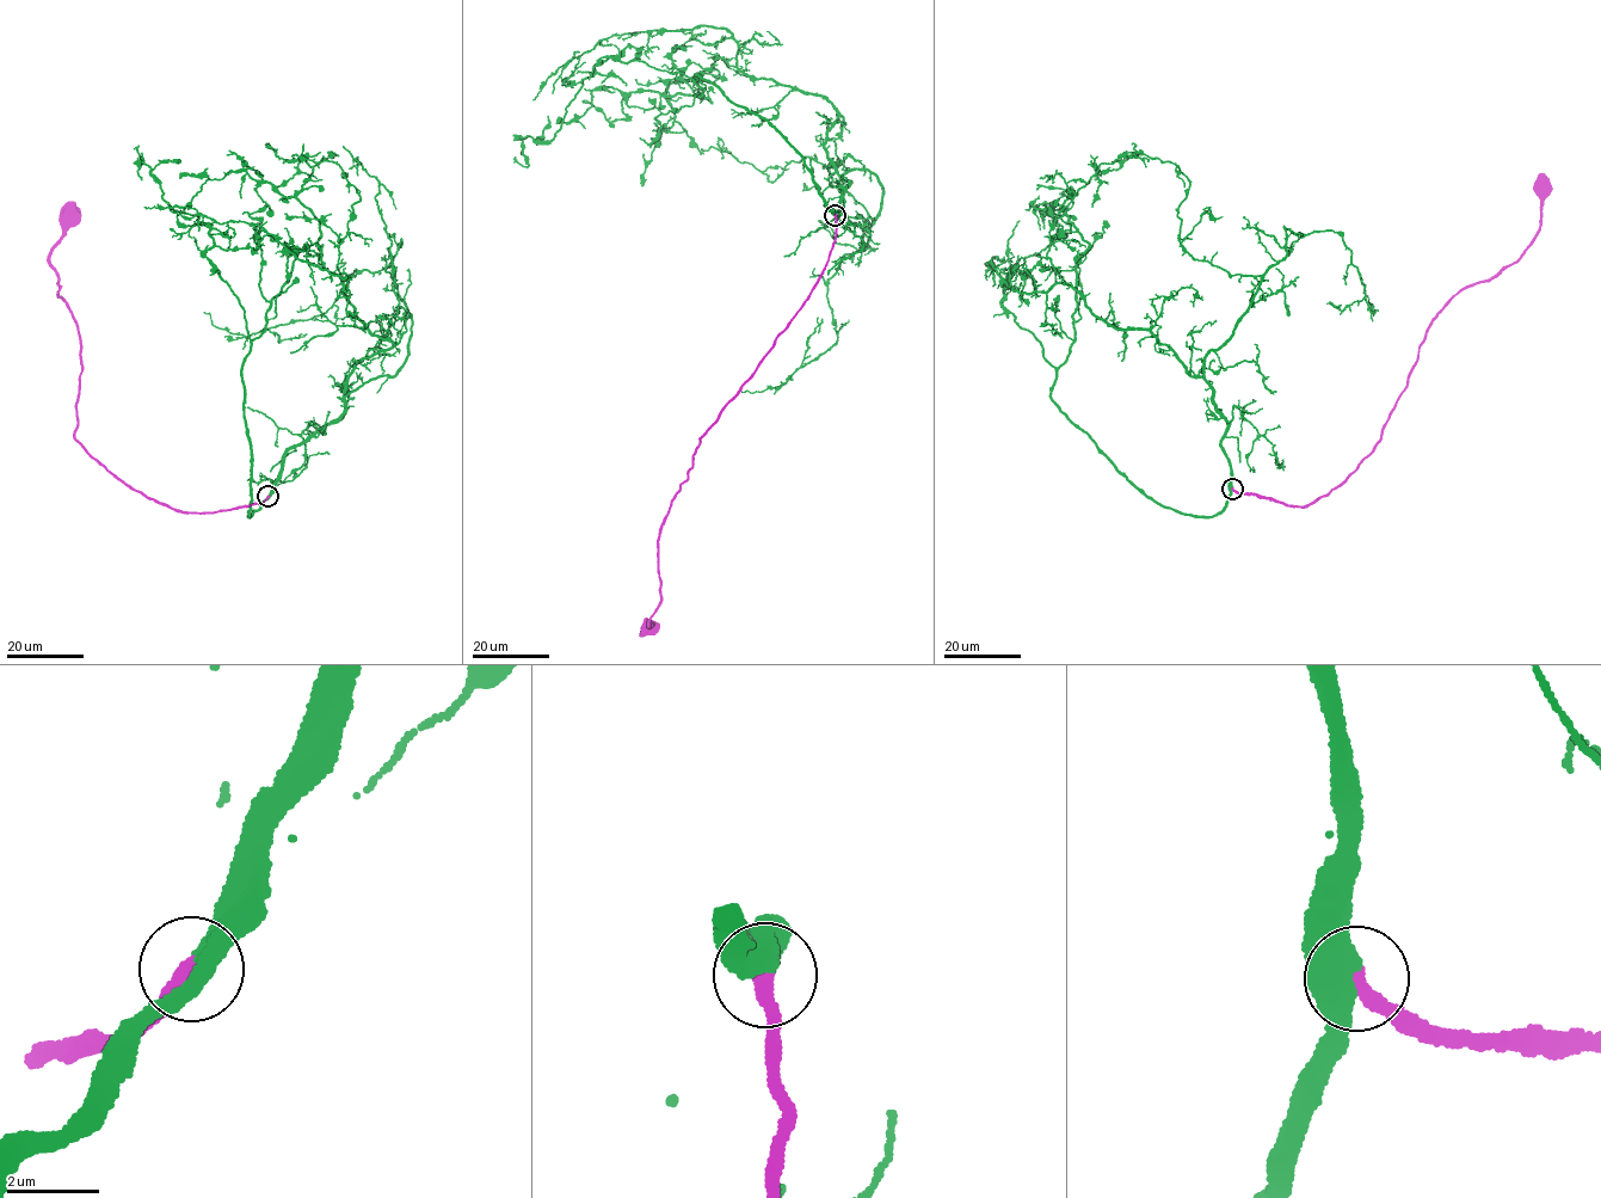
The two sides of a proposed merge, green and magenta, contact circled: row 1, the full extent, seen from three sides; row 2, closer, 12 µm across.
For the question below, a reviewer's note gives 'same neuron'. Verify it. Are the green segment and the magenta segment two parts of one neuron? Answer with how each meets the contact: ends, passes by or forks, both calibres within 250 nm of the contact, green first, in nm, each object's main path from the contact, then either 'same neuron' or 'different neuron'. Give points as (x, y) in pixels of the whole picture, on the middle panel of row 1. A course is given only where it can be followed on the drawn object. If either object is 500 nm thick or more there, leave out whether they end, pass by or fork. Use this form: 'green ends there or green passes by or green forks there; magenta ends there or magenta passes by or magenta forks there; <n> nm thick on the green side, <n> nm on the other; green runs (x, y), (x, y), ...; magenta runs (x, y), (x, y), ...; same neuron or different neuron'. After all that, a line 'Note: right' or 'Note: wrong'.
500 nm thick on the green side, 400 nm on the other; green runs (835, 215), (786, 137), (696, 74), (703, 90), (696, 96), (710, 102), (597, 86), (584, 114), (556, 122); magenta runs (835, 215), (835, 241), (807, 300), (699, 438), (688, 478), (671, 502), (658, 541), (662, 597), (647, 630); same neuron
Note: right

